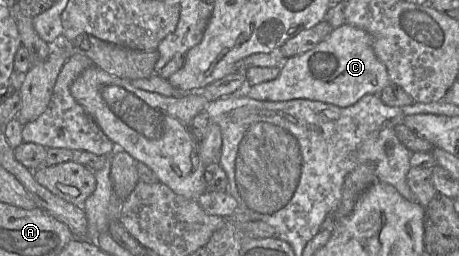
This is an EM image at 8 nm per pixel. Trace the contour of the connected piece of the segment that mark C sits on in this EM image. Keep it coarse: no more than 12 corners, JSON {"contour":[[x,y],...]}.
{"contour":[[347,23],[229,97],[349,107],[390,83]]}

